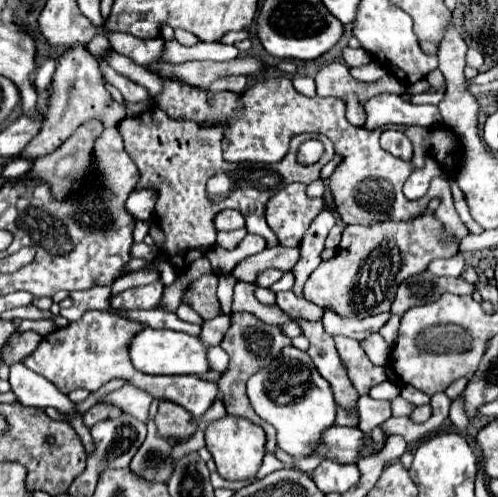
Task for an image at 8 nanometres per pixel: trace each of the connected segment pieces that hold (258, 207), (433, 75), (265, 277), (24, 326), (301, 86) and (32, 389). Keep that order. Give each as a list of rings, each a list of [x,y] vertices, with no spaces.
[[[151,107],[137,117],[127,117],[117,125],[119,133],[123,135],[125,149],[133,163],[137,165],[141,179],[137,189],[153,187],[157,189],[157,223],[165,235],[165,257],[177,269],[189,267],[195,259],[203,257],[205,251],[215,245],[215,225],[213,217],[231,207],[243,211],[247,219],[247,229],[267,239],[267,247],[277,245],[277,237],[271,233],[269,225],[265,223],[265,205],[269,201],[269,191],[249,189],[233,189],[227,199],[209,201],[205,183],[209,177],[231,171],[231,163],[223,159],[223,133],[227,123],[223,125],[199,125],[197,121],[171,121],[161,109]]]
[[[438,68],[432,71],[428,75],[427,81],[432,87],[429,93],[446,91],[446,90],[436,90],[436,89],[442,89],[445,87],[445,78]]]
[[[265,269],[265,271],[259,271],[259,277],[255,279],[255,283],[259,287],[271,287],[273,283],[277,283],[281,279],[283,271],[281,269]]]
[[[49,319],[39,321],[23,320],[17,327],[17,331],[20,333],[28,330],[34,330],[37,331],[42,337],[45,337],[45,335],[55,331],[55,329],[57,329],[56,325]]]
[[[293,77],[293,85],[295,85],[295,89],[299,91],[299,93],[303,93],[303,95],[309,95],[309,97],[315,97],[317,95],[317,91],[315,91],[315,81],[311,79],[311,77]]]
[[[15,363],[9,369],[11,369],[11,375],[9,375],[11,389],[23,405],[41,407],[41,409],[55,407],[59,413],[63,413],[69,419],[69,423],[77,431],[85,451],[91,453],[91,449],[95,449],[95,441],[91,437],[91,431],[83,425],[81,415],[77,413],[75,405],[69,401],[67,395],[61,395],[51,383],[47,383],[47,379],[29,371],[23,363]]]

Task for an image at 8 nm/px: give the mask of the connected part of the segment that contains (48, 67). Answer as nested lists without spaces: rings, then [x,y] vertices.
[[[51,58],[45,61],[44,65],[40,66],[35,73],[35,87],[38,92],[47,89],[51,85],[51,79],[55,72],[55,61]]]

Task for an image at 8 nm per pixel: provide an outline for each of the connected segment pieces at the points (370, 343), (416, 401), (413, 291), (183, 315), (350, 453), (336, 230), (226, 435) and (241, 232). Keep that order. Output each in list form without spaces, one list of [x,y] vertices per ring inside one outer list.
[[[371,333],[371,337],[365,337],[363,341],[359,341],[359,345],[367,353],[371,363],[375,363],[375,365],[385,365],[387,363],[391,349],[379,333]]]
[[[403,385],[403,389],[401,389],[401,397],[407,399],[409,403],[413,403],[413,405],[423,405],[423,403],[429,403],[429,401],[431,401],[429,395],[417,391],[417,389],[411,387],[411,385]]]
[[[423,271],[415,277],[407,277],[407,281],[399,285],[395,301],[391,303],[391,313],[401,317],[407,309],[421,303],[431,303],[443,293],[471,295],[473,283],[463,281],[463,277],[437,277],[429,271]]]
[[[185,303],[179,305],[179,309],[177,309],[177,317],[183,319],[183,321],[189,321],[189,323],[197,323],[197,325],[203,323],[203,319],[201,319],[189,305],[185,305]]]
[[[331,427],[323,435],[323,443],[313,455],[321,455],[337,463],[357,463],[361,441],[363,441],[363,433],[359,429]]]
[[[339,223],[330,230],[329,235],[325,241],[324,249],[334,249],[338,247],[343,229],[344,225]]]
[[[227,415],[225,419],[219,419],[207,427],[205,441],[207,441],[207,449],[211,451],[213,461],[217,465],[217,473],[223,479],[227,479],[227,481],[249,481],[255,477],[255,473],[259,471],[259,467],[263,463],[267,437],[259,425],[255,425],[247,419]]]
[[[233,229],[233,231],[219,231],[217,233],[217,245],[223,249],[233,249],[239,245],[239,241],[247,235],[247,229]]]

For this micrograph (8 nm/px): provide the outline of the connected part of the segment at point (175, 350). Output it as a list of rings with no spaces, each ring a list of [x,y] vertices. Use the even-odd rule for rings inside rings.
[[[217,315],[213,321],[203,323],[201,333],[197,337],[179,331],[145,327],[141,333],[137,333],[137,337],[129,345],[131,363],[135,369],[149,375],[203,375],[205,371],[209,371],[207,349],[219,345],[227,329],[229,329],[229,317],[225,315]]]

